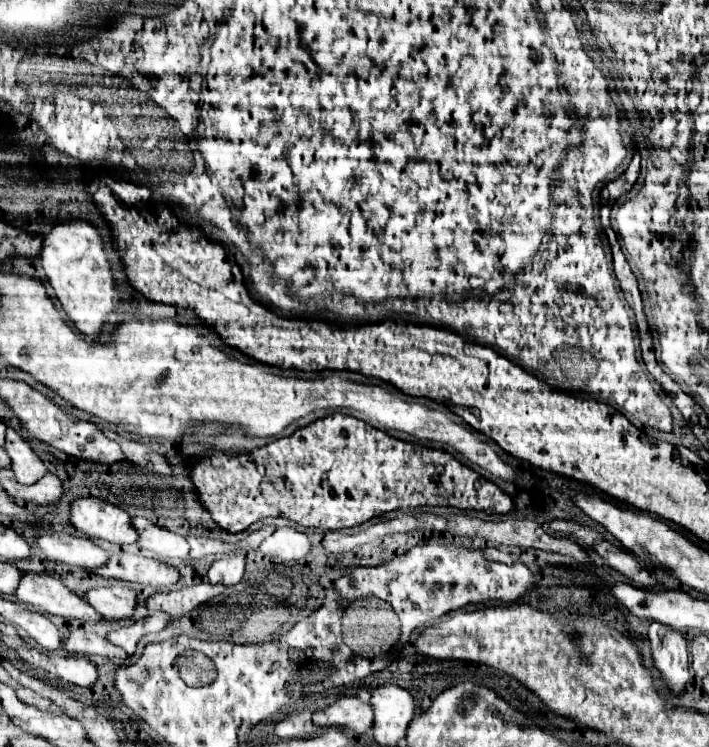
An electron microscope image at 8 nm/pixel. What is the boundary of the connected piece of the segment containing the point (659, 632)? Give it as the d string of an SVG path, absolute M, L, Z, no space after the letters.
M650 621L648 639L652 645L654 665L662 671L666 685L674 693L682 693L690 681L690 657L684 635L670 625Z

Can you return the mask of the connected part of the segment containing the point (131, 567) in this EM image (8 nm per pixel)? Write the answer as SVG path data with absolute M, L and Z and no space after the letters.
M118 551L110 555L108 563L98 567L94 573L104 575L104 577L114 577L114 579L136 581L136 583L150 585L150 587L168 587L176 583L180 577L180 573L164 561L138 557L126 551Z

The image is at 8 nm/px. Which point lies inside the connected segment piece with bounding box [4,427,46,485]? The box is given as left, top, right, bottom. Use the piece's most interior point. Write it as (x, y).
(28, 468)

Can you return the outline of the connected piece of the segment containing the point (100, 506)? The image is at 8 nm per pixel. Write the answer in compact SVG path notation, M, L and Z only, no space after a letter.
M88 497L76 499L68 505L70 523L78 535L84 537L100 537L112 543L134 543L136 533L132 533L132 525L128 525L130 517L116 505Z

